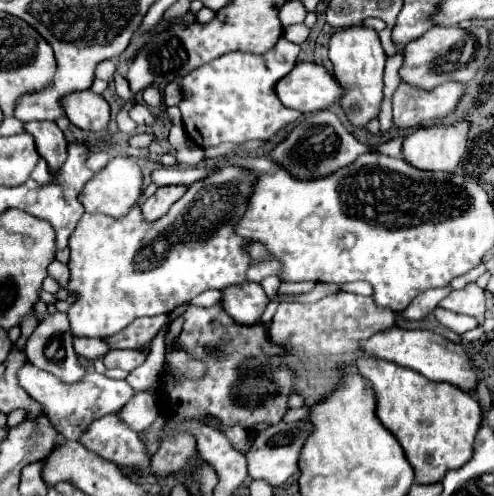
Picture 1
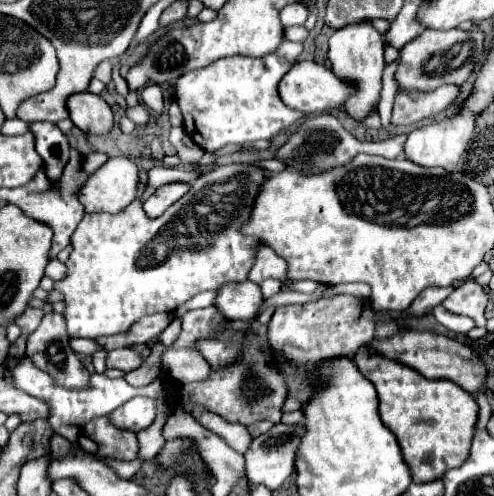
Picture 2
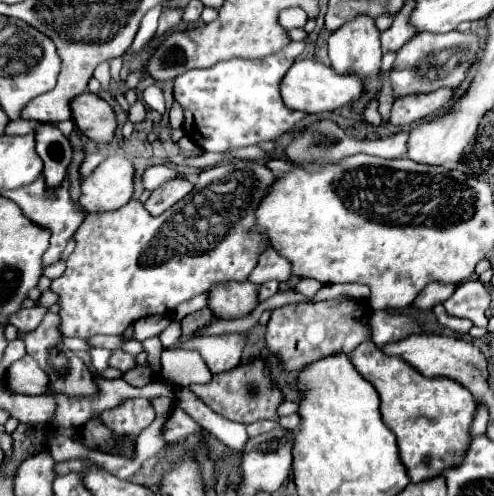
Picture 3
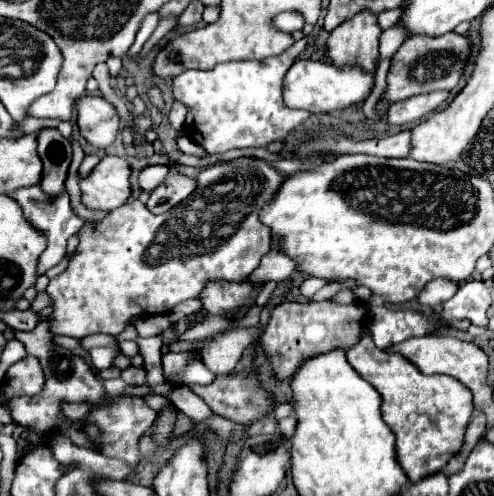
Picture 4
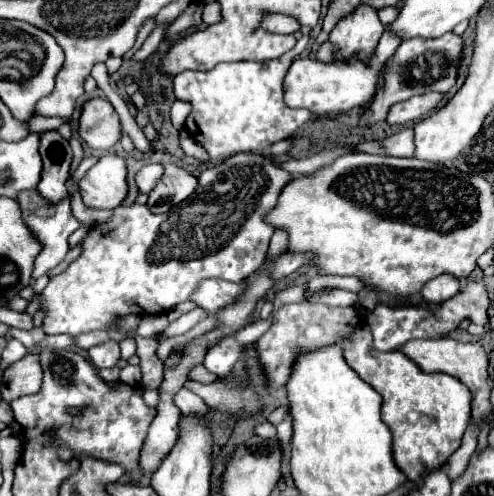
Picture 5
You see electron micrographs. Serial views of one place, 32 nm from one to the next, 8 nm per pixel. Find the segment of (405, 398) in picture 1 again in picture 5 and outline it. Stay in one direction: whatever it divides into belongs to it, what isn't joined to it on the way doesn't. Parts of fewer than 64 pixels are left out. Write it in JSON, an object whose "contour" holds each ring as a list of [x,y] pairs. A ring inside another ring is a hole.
{"contour":[[[362,324],[352,336],[340,342],[344,360],[354,372],[366,380],[382,396],[382,420],[392,432],[392,456],[400,472],[408,480],[418,480],[426,470],[434,470],[460,448],[462,434],[470,420],[470,392],[460,380],[432,372],[426,374],[416,362],[408,360],[400,350],[376,352],[372,350],[372,332]]]}

